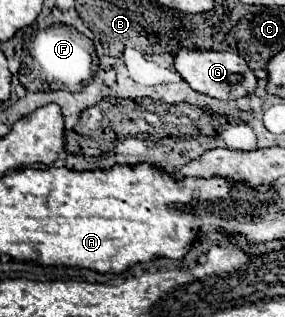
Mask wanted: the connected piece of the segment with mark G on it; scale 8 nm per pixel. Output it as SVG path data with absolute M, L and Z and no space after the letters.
M180 50L174 56L174 66L176 70L182 74L182 78L196 90L202 92L206 96L212 98L222 98L222 100L230 100L230 98L242 98L242 96L250 96L254 94L258 80L254 76L254 72L250 70L248 62L232 52L206 52L206 50Z

